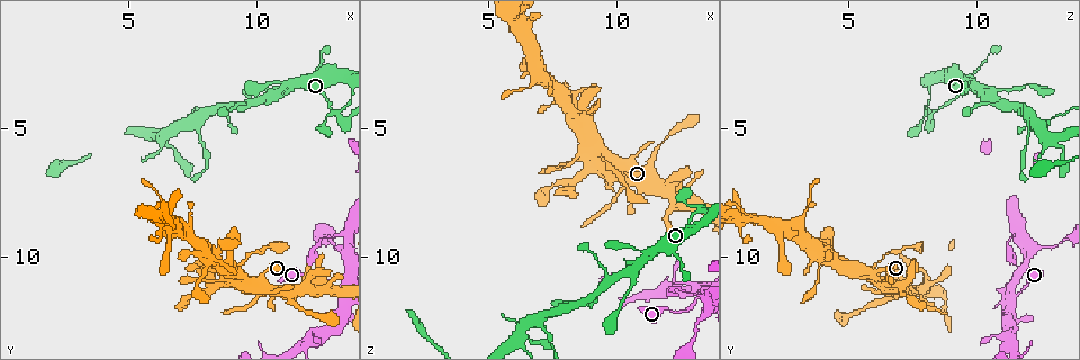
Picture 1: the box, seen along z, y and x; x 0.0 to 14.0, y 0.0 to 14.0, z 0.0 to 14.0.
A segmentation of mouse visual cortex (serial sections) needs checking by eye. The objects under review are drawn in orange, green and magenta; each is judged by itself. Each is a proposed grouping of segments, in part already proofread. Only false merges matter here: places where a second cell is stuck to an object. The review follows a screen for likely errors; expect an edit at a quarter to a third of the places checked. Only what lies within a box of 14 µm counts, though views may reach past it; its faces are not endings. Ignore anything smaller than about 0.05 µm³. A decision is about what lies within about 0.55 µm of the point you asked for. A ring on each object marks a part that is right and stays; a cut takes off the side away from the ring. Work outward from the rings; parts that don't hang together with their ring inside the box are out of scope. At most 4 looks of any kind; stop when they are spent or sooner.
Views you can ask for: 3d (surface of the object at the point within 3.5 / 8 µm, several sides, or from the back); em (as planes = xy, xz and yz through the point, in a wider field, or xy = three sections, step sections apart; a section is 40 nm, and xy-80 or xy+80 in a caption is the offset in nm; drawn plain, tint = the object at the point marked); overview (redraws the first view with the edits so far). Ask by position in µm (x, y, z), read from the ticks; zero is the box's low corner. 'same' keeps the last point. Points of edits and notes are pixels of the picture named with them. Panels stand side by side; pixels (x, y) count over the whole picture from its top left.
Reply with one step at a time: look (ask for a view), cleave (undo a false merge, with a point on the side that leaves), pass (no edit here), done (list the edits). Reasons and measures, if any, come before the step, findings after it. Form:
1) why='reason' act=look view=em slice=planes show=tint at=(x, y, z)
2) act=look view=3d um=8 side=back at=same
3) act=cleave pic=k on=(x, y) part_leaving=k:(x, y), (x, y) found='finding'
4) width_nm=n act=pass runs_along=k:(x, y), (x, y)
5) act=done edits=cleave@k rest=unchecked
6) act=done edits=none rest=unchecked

why='a narrow waist' act=look view=3d um=3.5 at=(13.1, 4.4, 8.0)

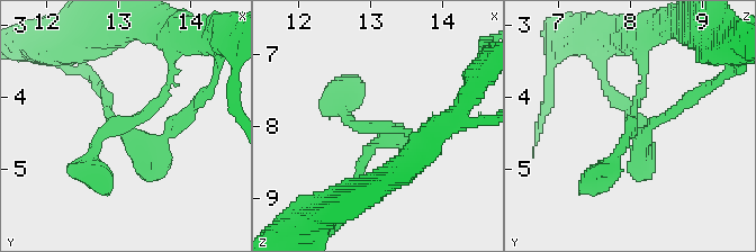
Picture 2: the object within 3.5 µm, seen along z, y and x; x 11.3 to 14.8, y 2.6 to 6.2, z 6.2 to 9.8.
why='need the tissue' act=look view=em slice=xy step=5 show=tint at=(13.15, 4.35, 8.00)

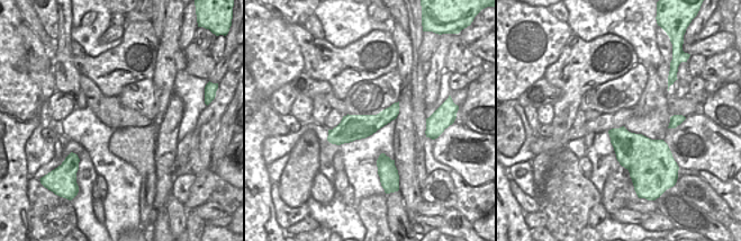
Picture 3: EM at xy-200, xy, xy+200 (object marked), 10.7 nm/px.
act=pass runs_along=2:(172, 66), (155, 105), (97, 142), (93, 170) found='continuous, no second cell'

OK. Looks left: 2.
why='small branch off a trunk' act=look view=3d um=3.5 side=back at=(13.4, 11.6, 11.3)

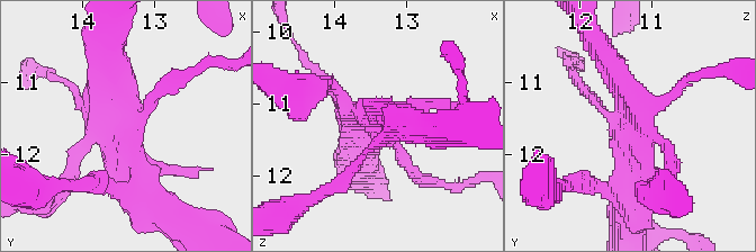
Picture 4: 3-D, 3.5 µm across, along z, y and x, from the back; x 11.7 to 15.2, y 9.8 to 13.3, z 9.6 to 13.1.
why='need the tissue' act=look view=em slice=xy step=1 show=tint at=(13.30, 11.65, 11.35)

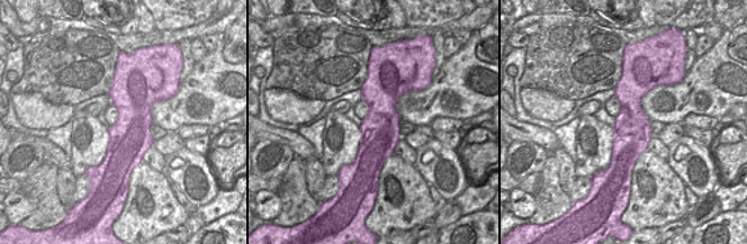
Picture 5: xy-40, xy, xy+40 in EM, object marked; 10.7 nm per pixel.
width_nm=420 act=pass runs_along=5:(380, 72), (379, 138), (367, 169) found='continuous, no second cell'

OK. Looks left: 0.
act=done edits=none rest=unchecked

